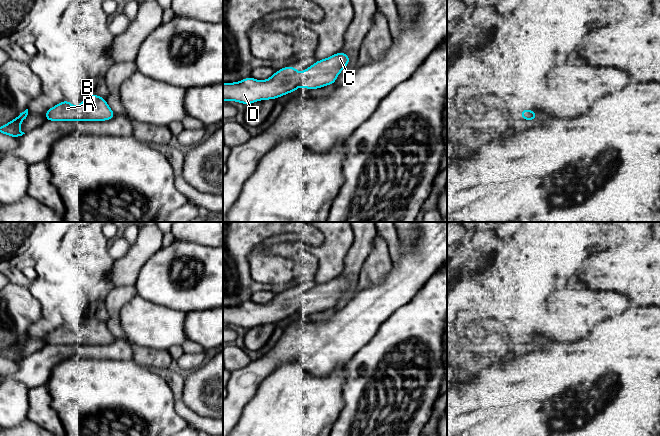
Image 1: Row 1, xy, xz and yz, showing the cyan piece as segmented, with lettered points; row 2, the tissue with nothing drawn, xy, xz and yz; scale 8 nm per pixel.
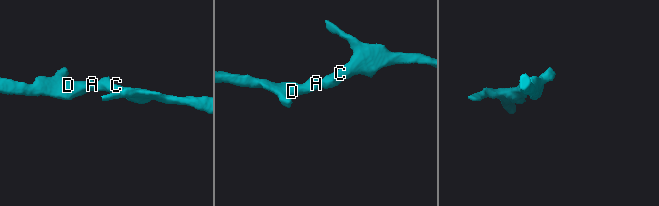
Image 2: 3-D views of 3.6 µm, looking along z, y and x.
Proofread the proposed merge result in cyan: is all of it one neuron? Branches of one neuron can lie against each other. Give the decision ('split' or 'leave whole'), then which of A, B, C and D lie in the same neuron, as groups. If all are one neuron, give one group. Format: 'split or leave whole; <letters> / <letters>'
leave whole; A B C D

